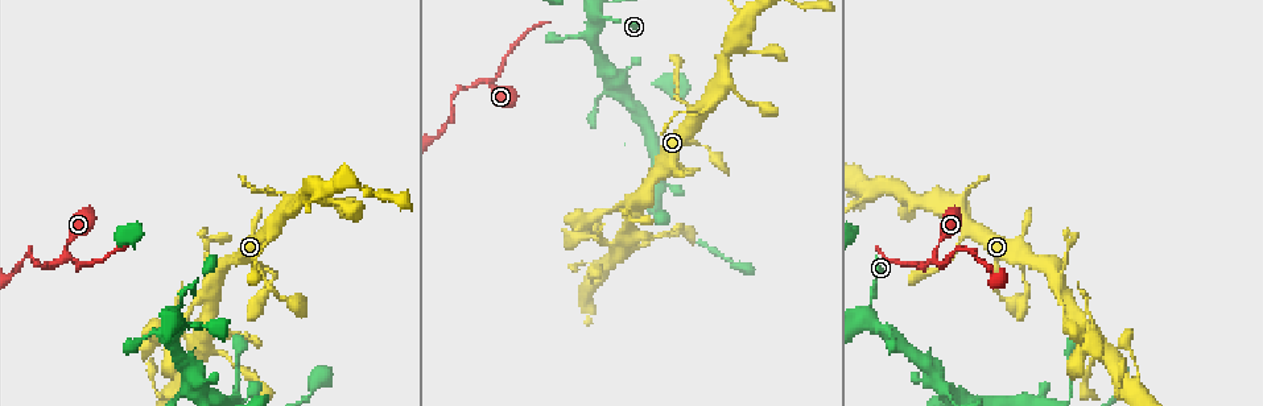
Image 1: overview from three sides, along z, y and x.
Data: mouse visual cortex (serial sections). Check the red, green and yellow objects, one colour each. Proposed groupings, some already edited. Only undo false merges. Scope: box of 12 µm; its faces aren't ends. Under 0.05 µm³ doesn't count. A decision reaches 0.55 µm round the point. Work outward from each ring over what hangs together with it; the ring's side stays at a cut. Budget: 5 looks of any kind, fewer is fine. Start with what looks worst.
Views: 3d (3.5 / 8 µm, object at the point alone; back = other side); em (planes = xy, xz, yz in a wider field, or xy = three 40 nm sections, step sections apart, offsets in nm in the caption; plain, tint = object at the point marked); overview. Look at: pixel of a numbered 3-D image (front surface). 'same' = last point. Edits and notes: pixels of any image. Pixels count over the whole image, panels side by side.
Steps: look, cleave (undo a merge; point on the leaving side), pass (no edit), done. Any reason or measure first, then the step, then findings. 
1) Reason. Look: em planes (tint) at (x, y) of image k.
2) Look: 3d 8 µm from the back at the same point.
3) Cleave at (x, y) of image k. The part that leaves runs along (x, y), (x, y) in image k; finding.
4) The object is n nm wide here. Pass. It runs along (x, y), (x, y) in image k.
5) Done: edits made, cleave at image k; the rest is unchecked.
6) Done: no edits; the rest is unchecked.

A fork. Look: 3d 3.5 µm at (66, 257) of image 1.

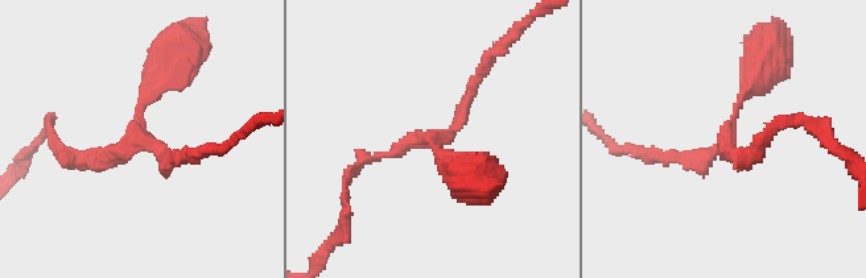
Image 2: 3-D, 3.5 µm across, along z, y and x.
Look: em xy step 3 (tint) at (427, 140) of image 2.

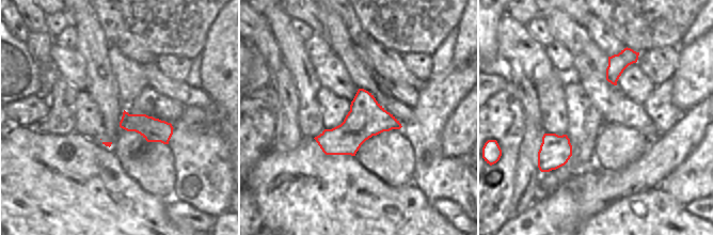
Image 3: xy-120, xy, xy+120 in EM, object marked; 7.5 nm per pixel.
Pass. It runs along (166, 66), (122, 150), (61, 150) in image 2; all the same cell.

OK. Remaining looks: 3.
Thick turns thin. Look: 3d 3.5 µm from the back at (1090, 335) of image 1.

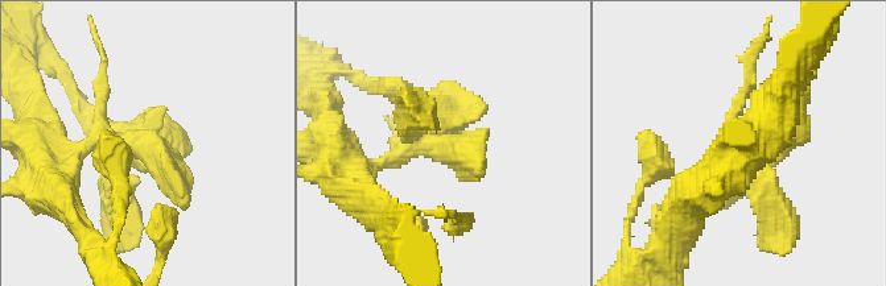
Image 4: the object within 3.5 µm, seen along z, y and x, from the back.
Now the EM. Look: em xy step 1 (tint) at (424, 149) of image 4.

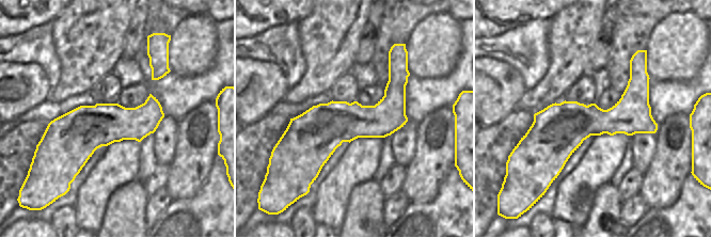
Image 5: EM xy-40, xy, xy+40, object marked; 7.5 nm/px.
Pass. It runs along (38, 153), (132, 141), (185, 202) in image 4; all the same cell.

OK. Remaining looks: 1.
Done: no edits; the rest is unchecked.

